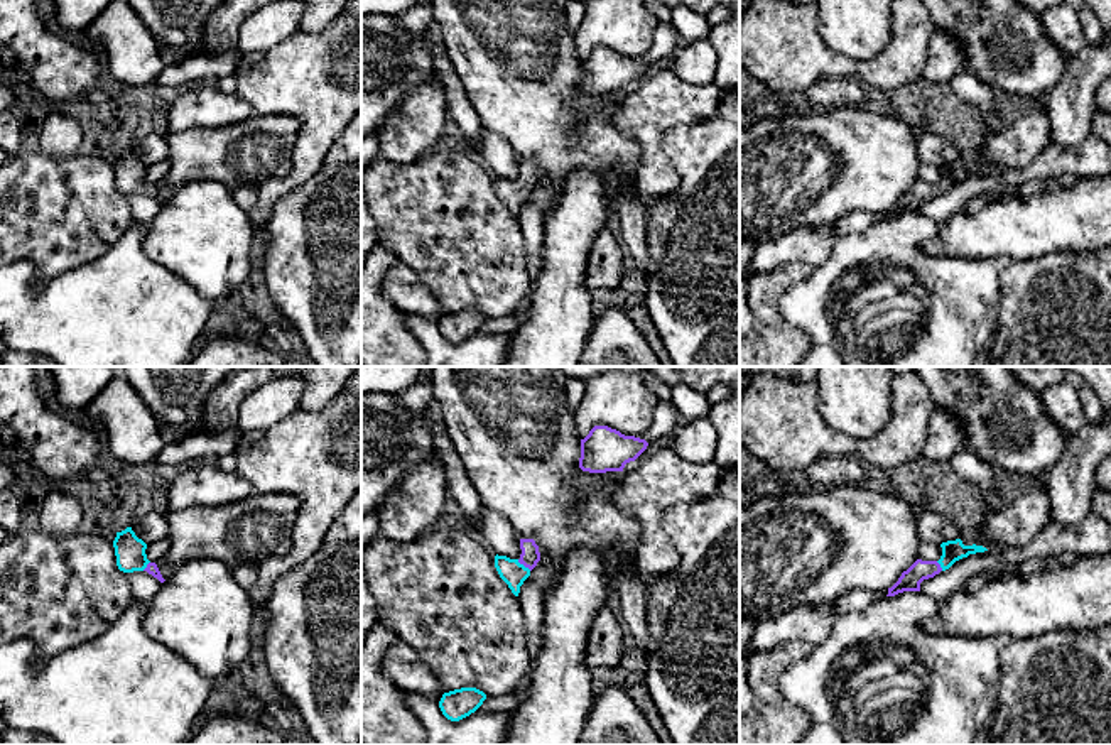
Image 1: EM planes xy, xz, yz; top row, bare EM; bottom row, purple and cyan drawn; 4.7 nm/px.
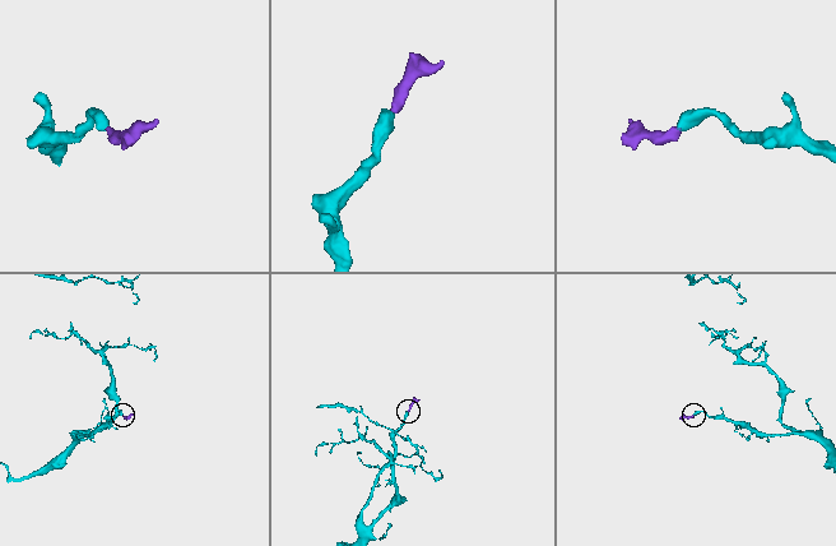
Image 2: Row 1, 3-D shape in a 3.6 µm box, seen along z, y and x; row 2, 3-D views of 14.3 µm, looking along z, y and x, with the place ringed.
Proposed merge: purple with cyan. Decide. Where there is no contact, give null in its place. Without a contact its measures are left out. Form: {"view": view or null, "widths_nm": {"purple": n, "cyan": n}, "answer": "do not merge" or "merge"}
{"view": "xz", "widths_nm": {"purple": 90, "cyan": 120}, "answer": "merge"}

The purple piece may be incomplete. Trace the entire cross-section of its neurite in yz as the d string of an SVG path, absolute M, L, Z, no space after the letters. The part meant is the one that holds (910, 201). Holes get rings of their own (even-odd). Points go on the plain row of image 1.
M961 160L947 162L940 166L942 177L939 182L917 181L907 193L902 194L898 203L888 209L886 218L895 218L903 213L920 213L924 201L934 199L940 193L949 191L956 182L967 179L969 176L988 172L983 167L964 167Z

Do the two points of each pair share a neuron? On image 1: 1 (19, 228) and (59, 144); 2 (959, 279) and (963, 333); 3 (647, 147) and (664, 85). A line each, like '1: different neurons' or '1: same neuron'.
1: different neurons
2: same neuron
3: same neuron

